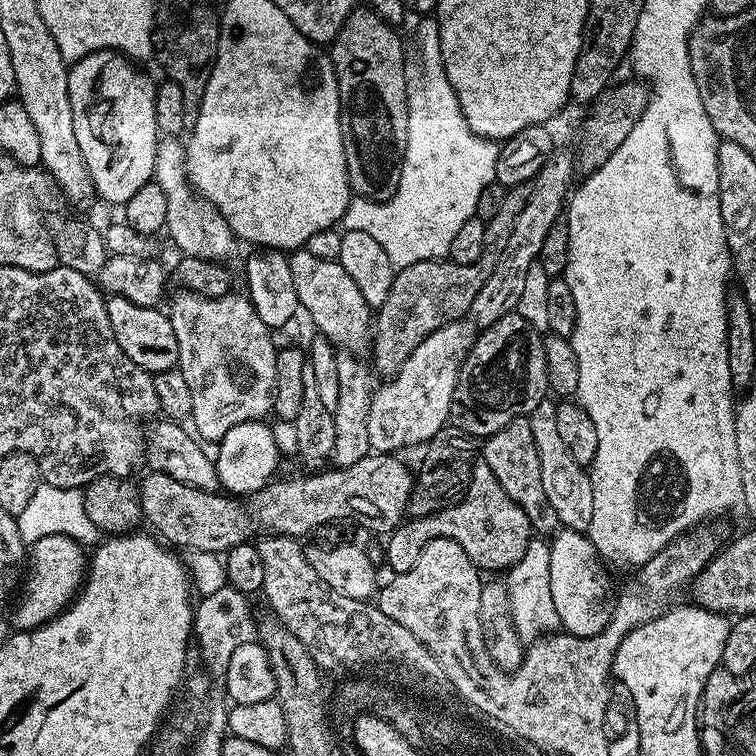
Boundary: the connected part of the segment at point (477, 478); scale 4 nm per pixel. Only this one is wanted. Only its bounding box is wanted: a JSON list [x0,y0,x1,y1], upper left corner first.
[384,458,534,574]

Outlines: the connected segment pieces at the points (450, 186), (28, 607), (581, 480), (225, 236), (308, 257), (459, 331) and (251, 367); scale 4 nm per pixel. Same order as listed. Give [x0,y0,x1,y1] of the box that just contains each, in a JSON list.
[[342,18,500,270],[11,534,86,632],[528,398,594,533],[154,138,240,263],[288,250,374,354],[368,319,478,454],[170,291,278,442]]

